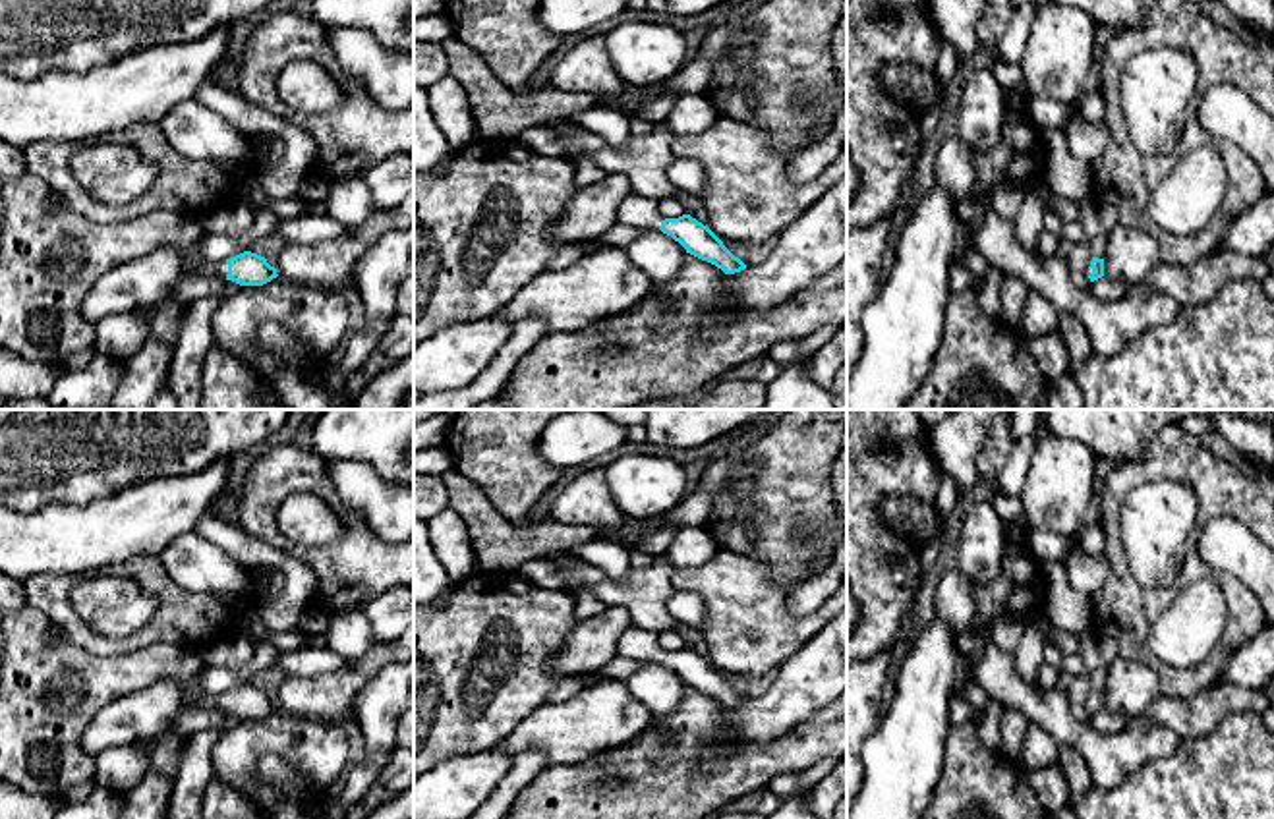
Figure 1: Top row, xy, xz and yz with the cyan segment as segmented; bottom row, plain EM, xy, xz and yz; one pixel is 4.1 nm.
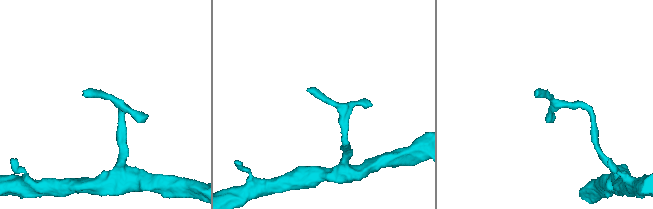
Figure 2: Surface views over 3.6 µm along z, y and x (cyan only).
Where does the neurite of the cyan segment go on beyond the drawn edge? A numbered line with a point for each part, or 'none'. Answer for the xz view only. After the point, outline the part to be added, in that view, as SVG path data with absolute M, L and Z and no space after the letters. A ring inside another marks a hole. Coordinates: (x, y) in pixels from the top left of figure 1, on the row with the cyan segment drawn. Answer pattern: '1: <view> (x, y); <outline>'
1: xz (636, 211); M630 193L617 211L617 222L634 228L657 230L663 222L663 216L659 212L659 201L655 197Z

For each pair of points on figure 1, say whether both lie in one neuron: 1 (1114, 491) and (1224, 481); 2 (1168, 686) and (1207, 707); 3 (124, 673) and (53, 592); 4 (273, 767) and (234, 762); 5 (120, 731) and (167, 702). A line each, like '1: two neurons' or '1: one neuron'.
1: one neuron
2: two neurons
3: two neurons
4: two neurons
5: one neuron

